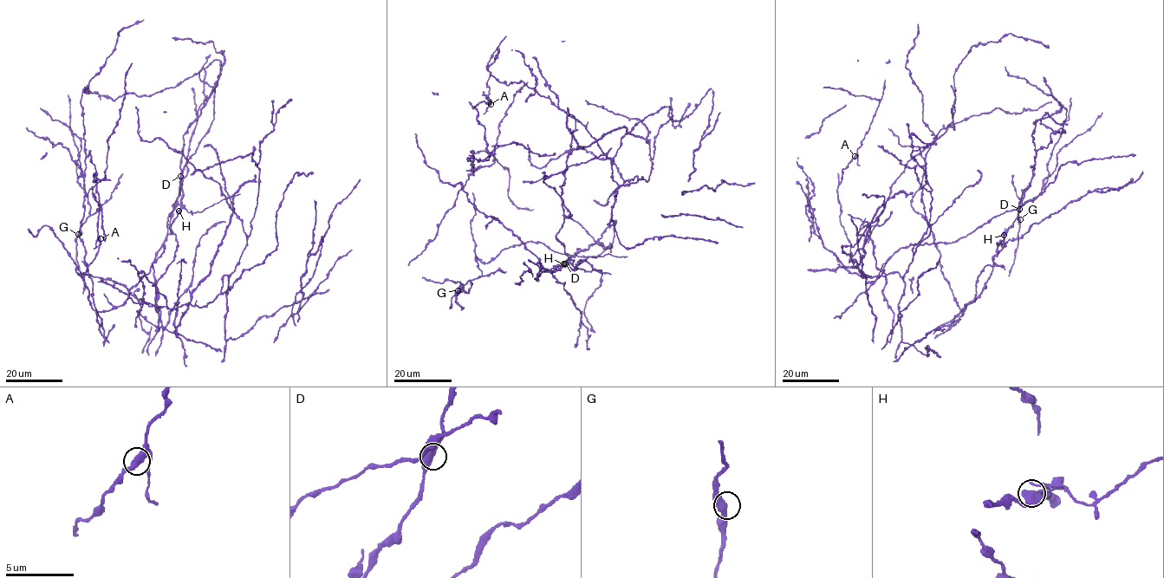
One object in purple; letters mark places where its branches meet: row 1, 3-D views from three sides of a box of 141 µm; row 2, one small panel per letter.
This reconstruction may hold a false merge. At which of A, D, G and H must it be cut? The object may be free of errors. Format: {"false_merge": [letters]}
{"false_merge": ["H"]}

